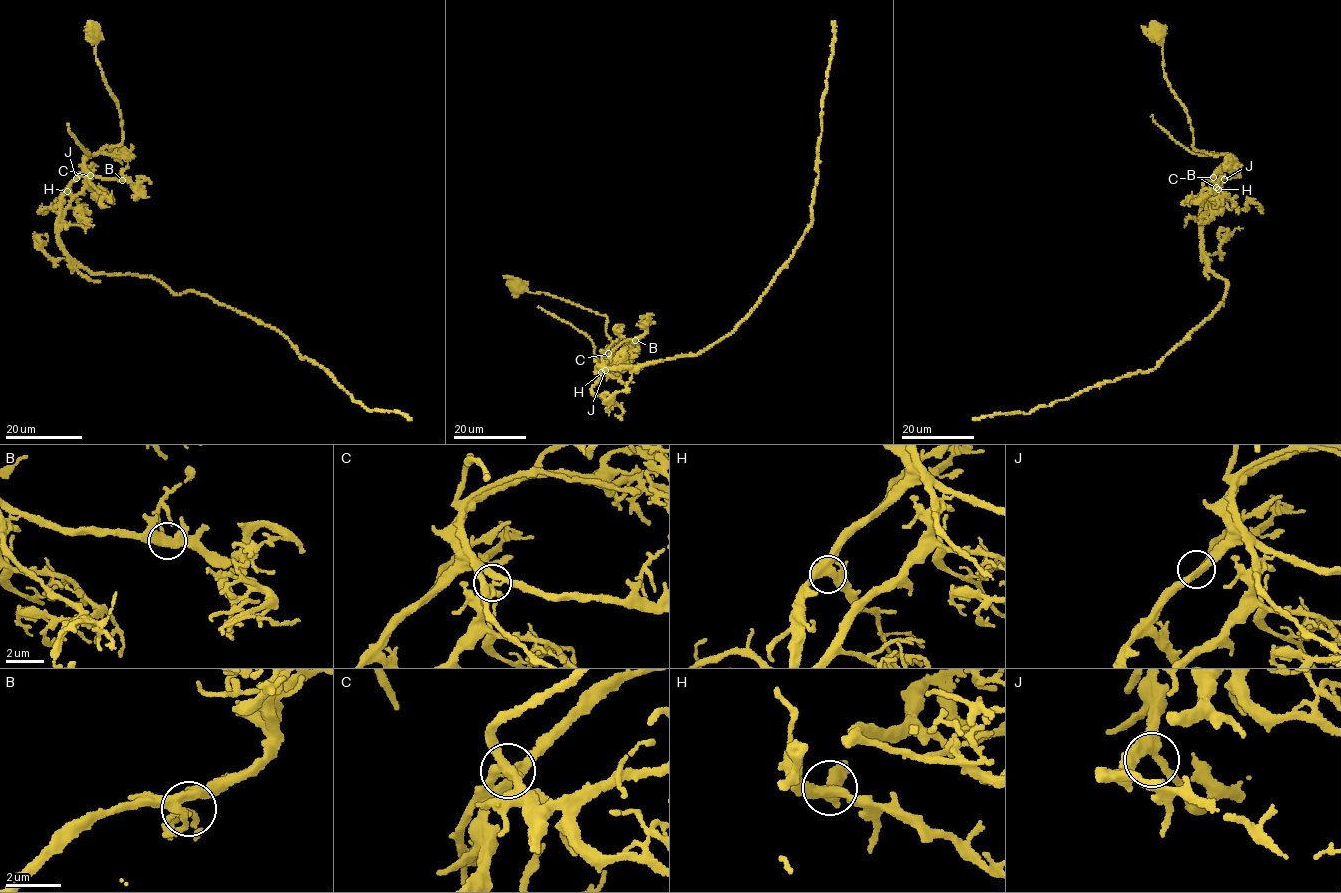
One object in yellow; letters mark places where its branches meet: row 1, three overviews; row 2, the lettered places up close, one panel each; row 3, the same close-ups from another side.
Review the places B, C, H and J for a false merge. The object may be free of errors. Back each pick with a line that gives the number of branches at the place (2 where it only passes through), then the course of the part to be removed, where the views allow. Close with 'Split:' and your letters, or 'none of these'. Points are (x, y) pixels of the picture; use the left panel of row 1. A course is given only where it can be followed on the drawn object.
C: 3 branches meet; foreign part runs (90, 175), (86, 188), (63, 213), (48, 207), (39, 211), (43, 213), (62, 198), (50, 205)
Split: C

